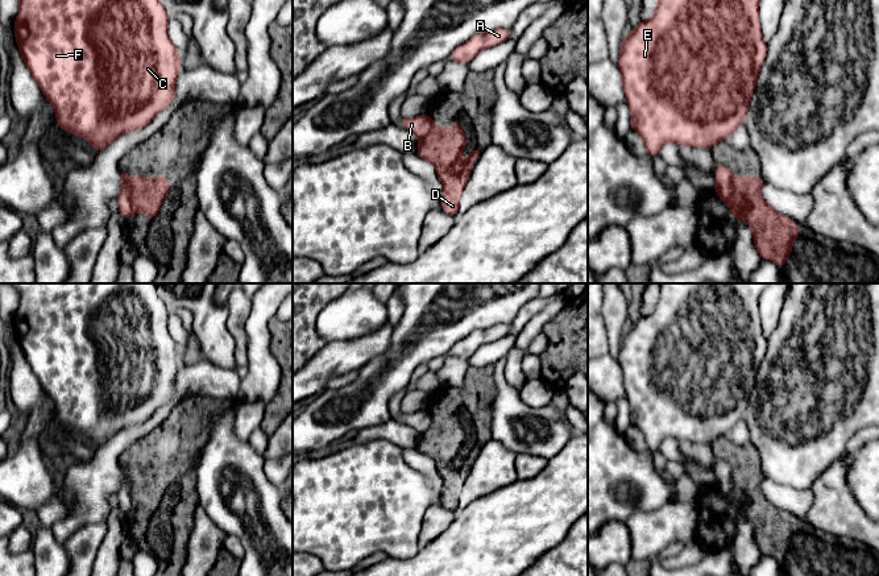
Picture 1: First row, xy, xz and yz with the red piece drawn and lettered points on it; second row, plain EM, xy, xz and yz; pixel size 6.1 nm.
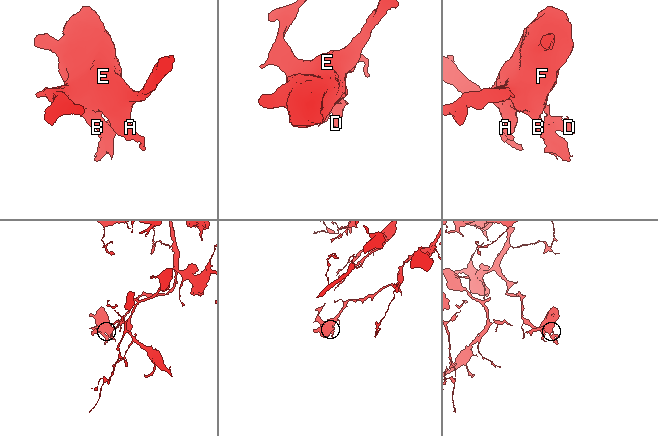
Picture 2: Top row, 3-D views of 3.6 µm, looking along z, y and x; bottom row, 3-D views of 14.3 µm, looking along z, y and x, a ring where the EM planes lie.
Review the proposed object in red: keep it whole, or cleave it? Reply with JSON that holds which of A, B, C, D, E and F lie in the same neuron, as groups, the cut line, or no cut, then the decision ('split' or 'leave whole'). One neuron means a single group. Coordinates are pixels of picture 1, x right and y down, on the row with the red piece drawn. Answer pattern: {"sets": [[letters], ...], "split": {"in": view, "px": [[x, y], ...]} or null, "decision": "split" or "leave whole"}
{"sets": [["A", "B", "C", "E", "F"], ["D"]], "split": {"in": "xy", "px": [[129, 178], [132, 214]]}, "decision": "split"}

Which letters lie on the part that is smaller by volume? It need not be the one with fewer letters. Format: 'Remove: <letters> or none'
Remove: D

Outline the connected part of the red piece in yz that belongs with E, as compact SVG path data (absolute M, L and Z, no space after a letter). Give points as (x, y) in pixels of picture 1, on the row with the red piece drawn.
M659 0L655 13L647 21L639 21L623 38L617 65L630 109L630 128L639 133L650 158L659 156L662 146L667 142L712 149L716 142L726 141L745 123L756 76L767 57L767 43L763 40L758 14L759 3L760 0Z

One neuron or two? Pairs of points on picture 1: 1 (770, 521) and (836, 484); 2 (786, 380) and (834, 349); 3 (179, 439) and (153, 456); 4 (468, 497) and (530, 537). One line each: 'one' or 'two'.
1: two
2: one
3: one
4: two

